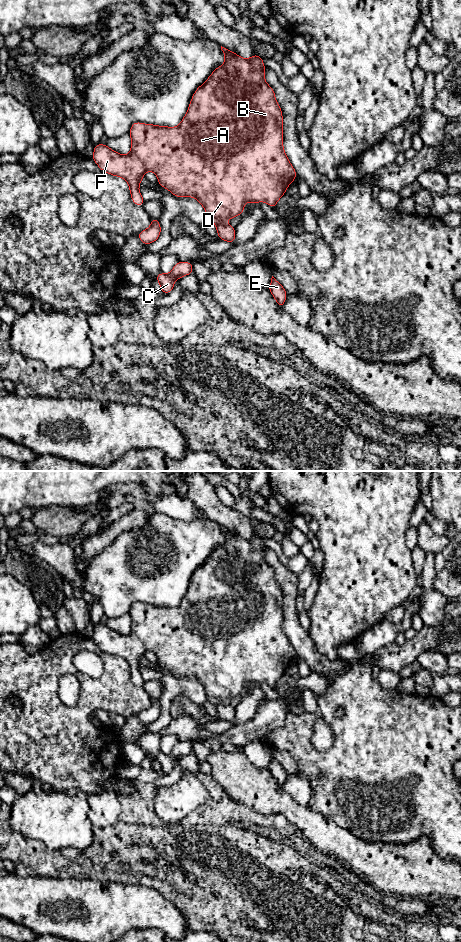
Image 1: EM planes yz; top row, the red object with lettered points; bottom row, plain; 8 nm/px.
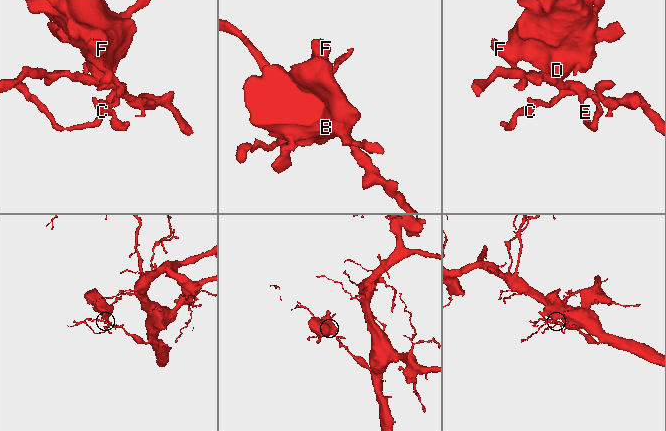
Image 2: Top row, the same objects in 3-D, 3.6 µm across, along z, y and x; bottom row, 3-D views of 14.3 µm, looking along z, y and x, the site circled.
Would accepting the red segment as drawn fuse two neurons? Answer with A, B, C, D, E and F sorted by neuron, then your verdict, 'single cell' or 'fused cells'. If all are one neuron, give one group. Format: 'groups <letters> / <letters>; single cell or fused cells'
groups A B C D F / E; fused cells

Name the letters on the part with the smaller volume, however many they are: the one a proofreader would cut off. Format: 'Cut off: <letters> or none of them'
Cut off: A, B, C, D, F

